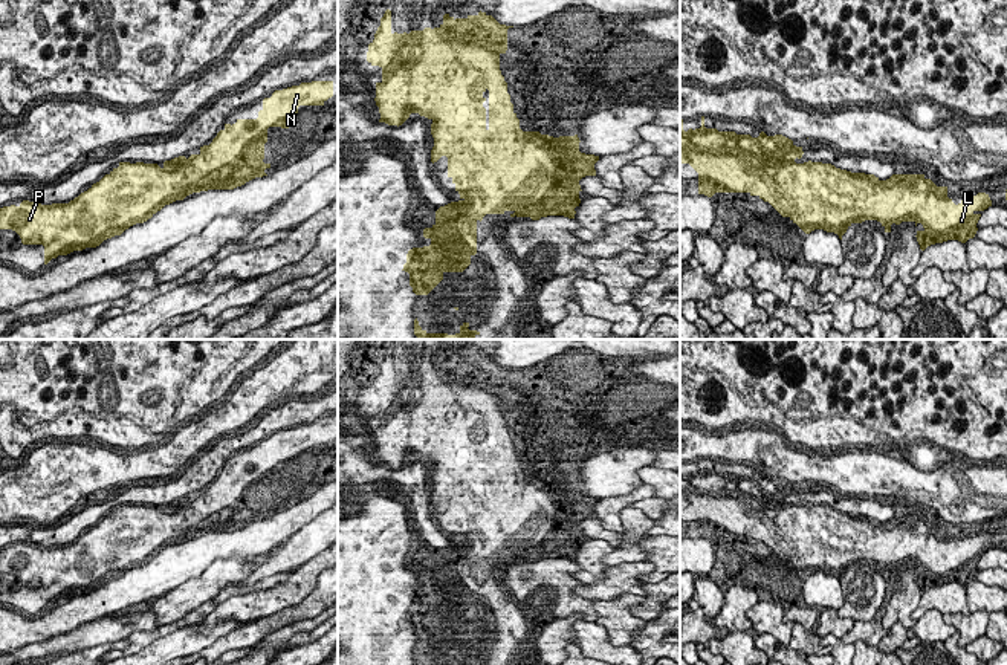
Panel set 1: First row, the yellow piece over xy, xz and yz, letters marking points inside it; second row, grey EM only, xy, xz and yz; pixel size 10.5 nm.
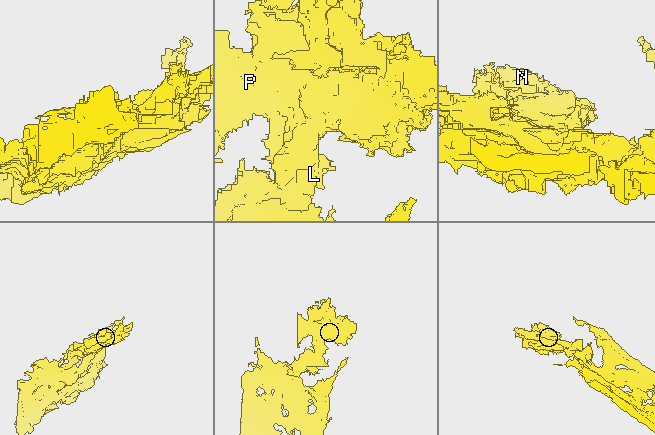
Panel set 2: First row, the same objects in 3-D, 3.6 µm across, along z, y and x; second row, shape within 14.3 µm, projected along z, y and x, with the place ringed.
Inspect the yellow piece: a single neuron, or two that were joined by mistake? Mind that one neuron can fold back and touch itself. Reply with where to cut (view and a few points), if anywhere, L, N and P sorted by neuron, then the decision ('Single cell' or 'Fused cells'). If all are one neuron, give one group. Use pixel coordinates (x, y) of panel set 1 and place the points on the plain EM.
No split. Groups: L N P. Single cell

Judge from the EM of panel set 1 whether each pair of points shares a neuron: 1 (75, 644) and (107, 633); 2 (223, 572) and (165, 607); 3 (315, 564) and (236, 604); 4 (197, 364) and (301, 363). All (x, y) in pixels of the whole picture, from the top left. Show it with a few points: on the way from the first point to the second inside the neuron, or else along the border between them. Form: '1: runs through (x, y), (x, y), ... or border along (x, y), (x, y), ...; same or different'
1: runs through (83, 638), (100, 633); same
2: runs through (210, 583), (179, 601); same
3: runs through (295, 583), (277, 600), (255, 604); same
4: border along (252, 366), (228, 392); different

